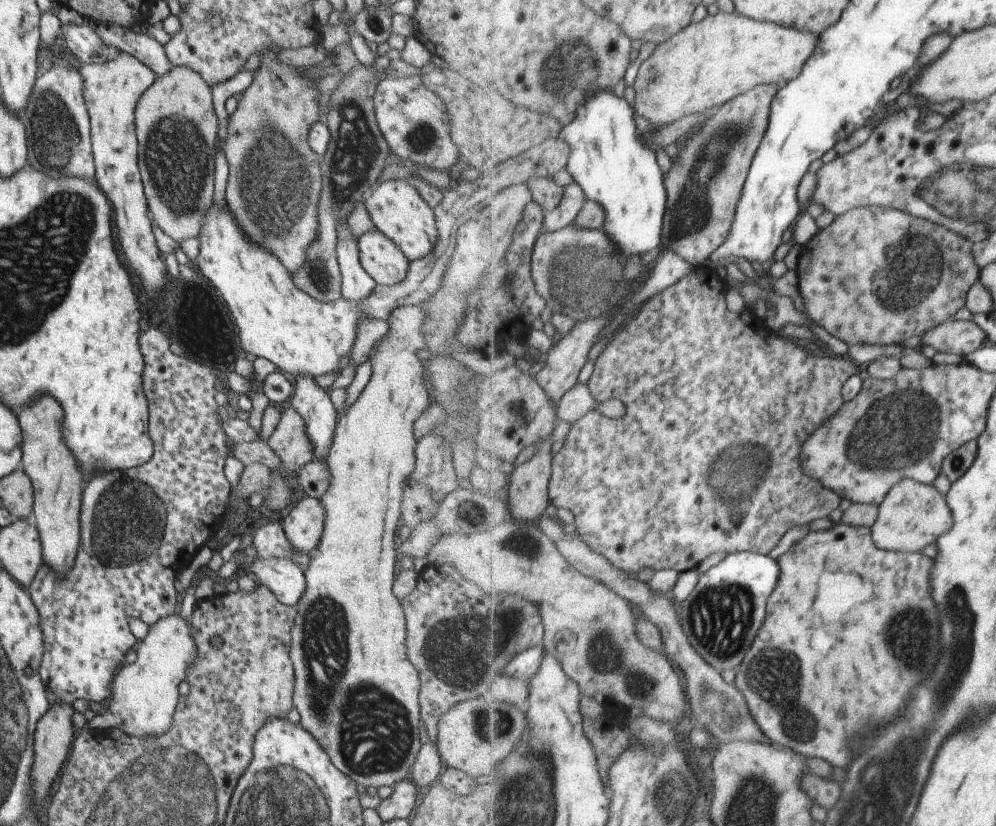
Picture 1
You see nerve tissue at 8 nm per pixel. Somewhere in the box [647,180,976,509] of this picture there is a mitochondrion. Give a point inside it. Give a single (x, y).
(900, 429)

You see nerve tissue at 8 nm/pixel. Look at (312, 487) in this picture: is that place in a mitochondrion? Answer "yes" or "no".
no

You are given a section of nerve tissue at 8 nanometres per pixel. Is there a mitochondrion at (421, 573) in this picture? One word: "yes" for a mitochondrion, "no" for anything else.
no

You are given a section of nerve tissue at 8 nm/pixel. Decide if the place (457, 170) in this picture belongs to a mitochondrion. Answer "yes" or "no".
no

